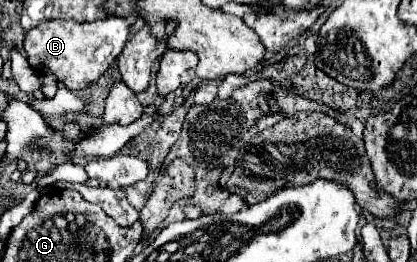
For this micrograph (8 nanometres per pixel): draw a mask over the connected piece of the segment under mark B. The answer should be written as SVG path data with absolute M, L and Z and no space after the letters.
M105 17L93 23L49 19L25 33L23 49L27 53L27 61L37 73L53 73L57 83L71 91L79 91L95 83L115 63L127 39L129 21L123 17Z

